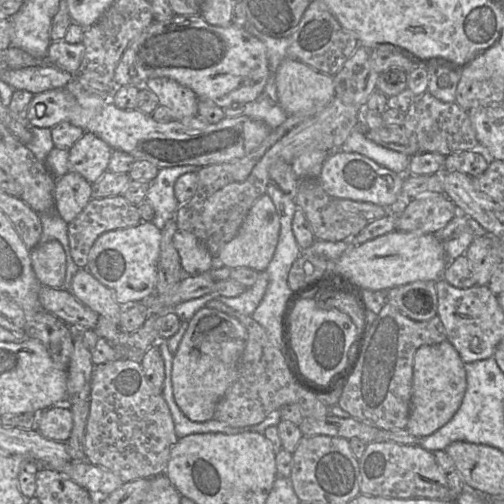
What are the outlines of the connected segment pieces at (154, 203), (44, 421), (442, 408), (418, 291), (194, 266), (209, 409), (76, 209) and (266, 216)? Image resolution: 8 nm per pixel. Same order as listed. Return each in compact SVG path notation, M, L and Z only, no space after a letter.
M192 165L161 168L150 183L145 202L153 207L155 216L152 223L160 230L164 228L167 221L176 218L176 212L180 206L174 194L177 179L186 173L198 173L199 169Z
M69 403L55 405L38 413L36 430L45 438L67 442L73 428Z
M449 341L419 347L413 358L412 394L405 429L416 437L431 435L454 416L465 390L464 363Z
M414 281L386 292L390 302L404 316L426 321L437 315L437 293L434 281Z
M178 229L173 242L181 258L184 274L197 276L213 268L213 255L194 234Z
M203 307L189 320L187 330L173 356L171 370L171 382L175 402L189 420L193 422L205 422L214 418L217 403L237 378L238 364L247 340L247 329L240 321L216 309Z
M77 172L57 178L55 211L66 222L72 222L92 199L92 184Z
M268 194L261 196L252 206L237 235L226 243L218 252L218 257L225 267L231 269L248 267L258 272L267 269L275 254L281 225L276 207Z

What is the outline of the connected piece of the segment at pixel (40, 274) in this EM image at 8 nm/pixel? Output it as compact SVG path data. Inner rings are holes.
M57 240L39 244L30 252L33 271L46 287L61 288L65 283L66 255Z

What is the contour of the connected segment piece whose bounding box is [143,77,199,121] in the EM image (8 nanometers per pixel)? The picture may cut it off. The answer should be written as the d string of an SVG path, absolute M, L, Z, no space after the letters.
M166 77L152 78L143 87L156 94L160 105L171 110L174 120L198 116L199 98L190 88Z

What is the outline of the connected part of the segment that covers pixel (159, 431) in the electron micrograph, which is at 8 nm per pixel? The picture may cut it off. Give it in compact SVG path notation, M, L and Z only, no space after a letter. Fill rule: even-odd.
M118 359L100 365L94 365L91 376L90 411L85 430L85 456L87 461L112 471L118 475L124 483L141 478L152 478L164 474L171 449L177 441L178 437L175 434L173 419L168 405L163 398L162 391L155 389L147 380L140 363L130 359Z

